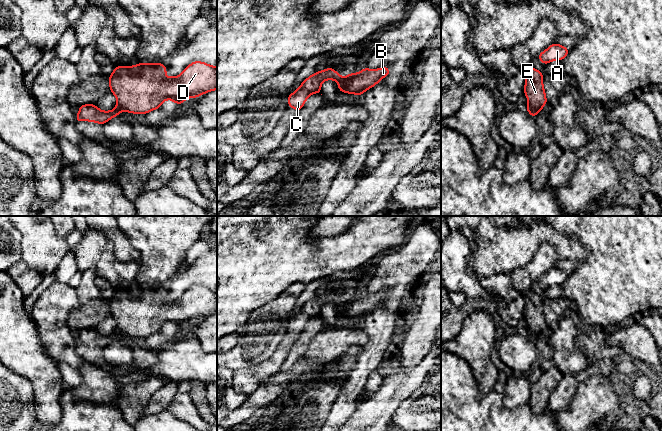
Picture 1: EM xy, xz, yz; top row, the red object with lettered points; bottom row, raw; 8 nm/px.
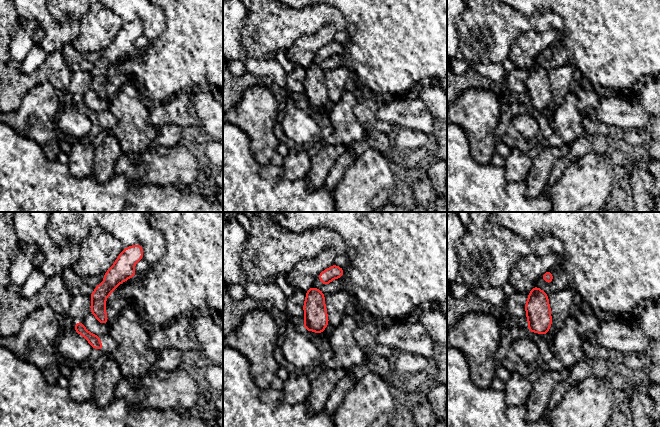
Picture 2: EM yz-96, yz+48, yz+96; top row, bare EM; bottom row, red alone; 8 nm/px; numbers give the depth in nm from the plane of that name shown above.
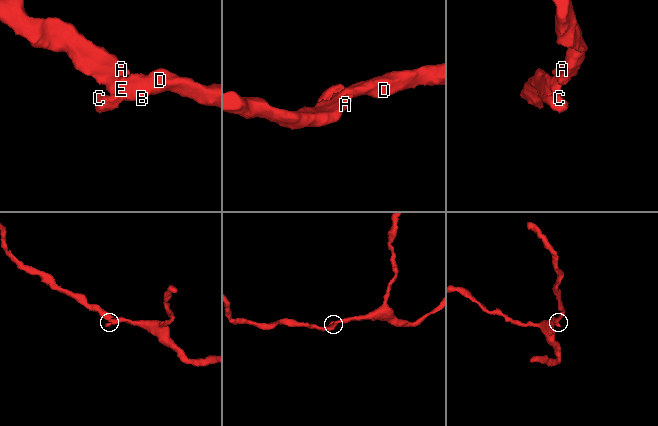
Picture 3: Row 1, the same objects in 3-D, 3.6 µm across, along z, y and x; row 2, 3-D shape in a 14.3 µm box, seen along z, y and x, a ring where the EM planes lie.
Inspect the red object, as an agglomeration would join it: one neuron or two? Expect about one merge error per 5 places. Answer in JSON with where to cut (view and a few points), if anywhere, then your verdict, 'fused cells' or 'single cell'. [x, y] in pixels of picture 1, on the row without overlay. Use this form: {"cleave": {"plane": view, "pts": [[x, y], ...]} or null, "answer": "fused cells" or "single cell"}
{"cleave": {"plane": "xz", "pts": [[343, 302], [339, 308]]}, "answer": "fused cells"}

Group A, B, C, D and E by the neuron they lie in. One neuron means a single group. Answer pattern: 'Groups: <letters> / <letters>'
Groups: A B D E / C

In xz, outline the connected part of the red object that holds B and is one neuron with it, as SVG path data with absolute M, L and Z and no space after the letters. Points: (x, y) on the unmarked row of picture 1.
M390 291L379 293L363 292L358 297L350 297L342 303L338 309L342 317L356 318L361 320L365 315L374 311L382 302L389 300Z

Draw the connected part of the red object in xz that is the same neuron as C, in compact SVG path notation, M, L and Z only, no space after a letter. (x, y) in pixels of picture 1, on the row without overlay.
M332 291L315 296L306 302L297 314L287 321L288 330L299 336L310 319L314 317L321 318L321 308L325 304L336 304L340 308L342 303L343 301Z

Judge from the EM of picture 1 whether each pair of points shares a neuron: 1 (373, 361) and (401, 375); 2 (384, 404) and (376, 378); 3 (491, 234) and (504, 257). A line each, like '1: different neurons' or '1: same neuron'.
1: different neurons
2: different neurons
3: same neuron

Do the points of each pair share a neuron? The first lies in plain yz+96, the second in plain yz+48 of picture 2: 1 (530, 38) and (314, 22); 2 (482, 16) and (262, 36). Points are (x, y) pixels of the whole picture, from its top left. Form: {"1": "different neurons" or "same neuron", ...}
{"1": "different neurons", "2": "same neuron"}

